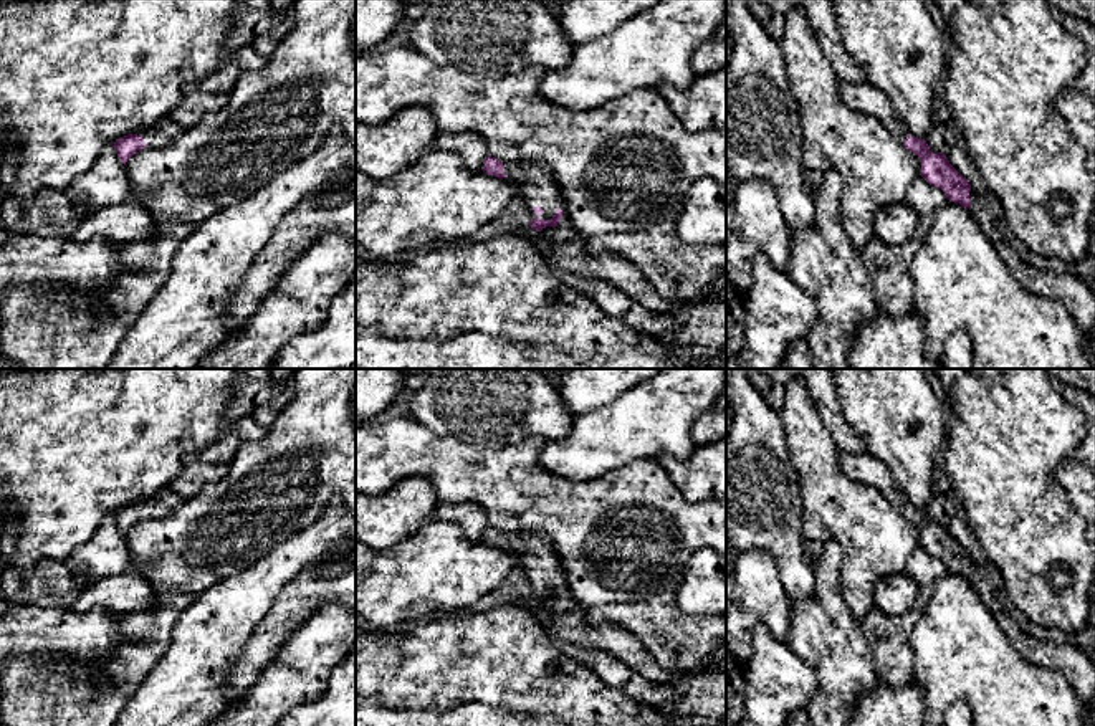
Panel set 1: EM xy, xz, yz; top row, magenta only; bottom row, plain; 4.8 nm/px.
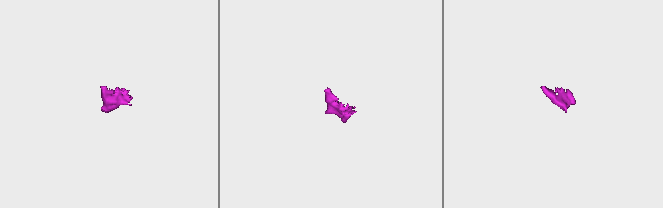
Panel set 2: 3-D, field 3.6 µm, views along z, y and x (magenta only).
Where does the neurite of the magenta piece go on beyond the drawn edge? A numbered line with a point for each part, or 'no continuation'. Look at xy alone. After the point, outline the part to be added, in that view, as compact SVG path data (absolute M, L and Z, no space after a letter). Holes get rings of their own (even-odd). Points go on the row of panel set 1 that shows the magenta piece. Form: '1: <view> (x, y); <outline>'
1: xy (164, 131); M167 116L157 121L155 126L136 132L146 142L146 147L164 147L180 134L182 127Z

